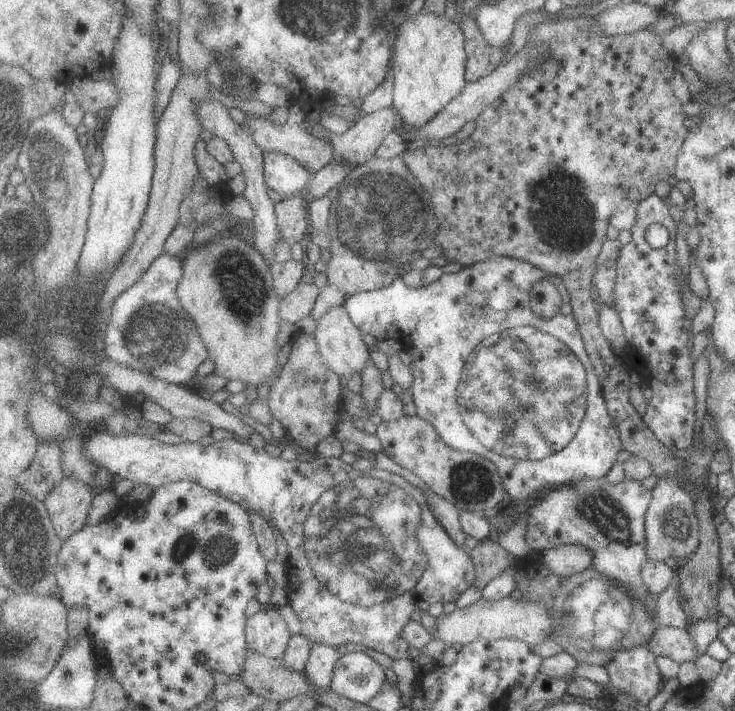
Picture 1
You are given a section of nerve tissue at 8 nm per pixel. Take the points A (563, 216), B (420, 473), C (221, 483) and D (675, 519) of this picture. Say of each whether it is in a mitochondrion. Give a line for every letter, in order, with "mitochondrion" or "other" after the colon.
A: mitochondrion
B: other
C: other
D: mitochondrion

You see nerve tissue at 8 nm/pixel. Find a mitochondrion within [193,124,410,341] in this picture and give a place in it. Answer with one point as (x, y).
(239, 278)

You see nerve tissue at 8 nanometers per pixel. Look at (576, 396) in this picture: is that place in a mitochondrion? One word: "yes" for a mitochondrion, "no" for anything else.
yes

